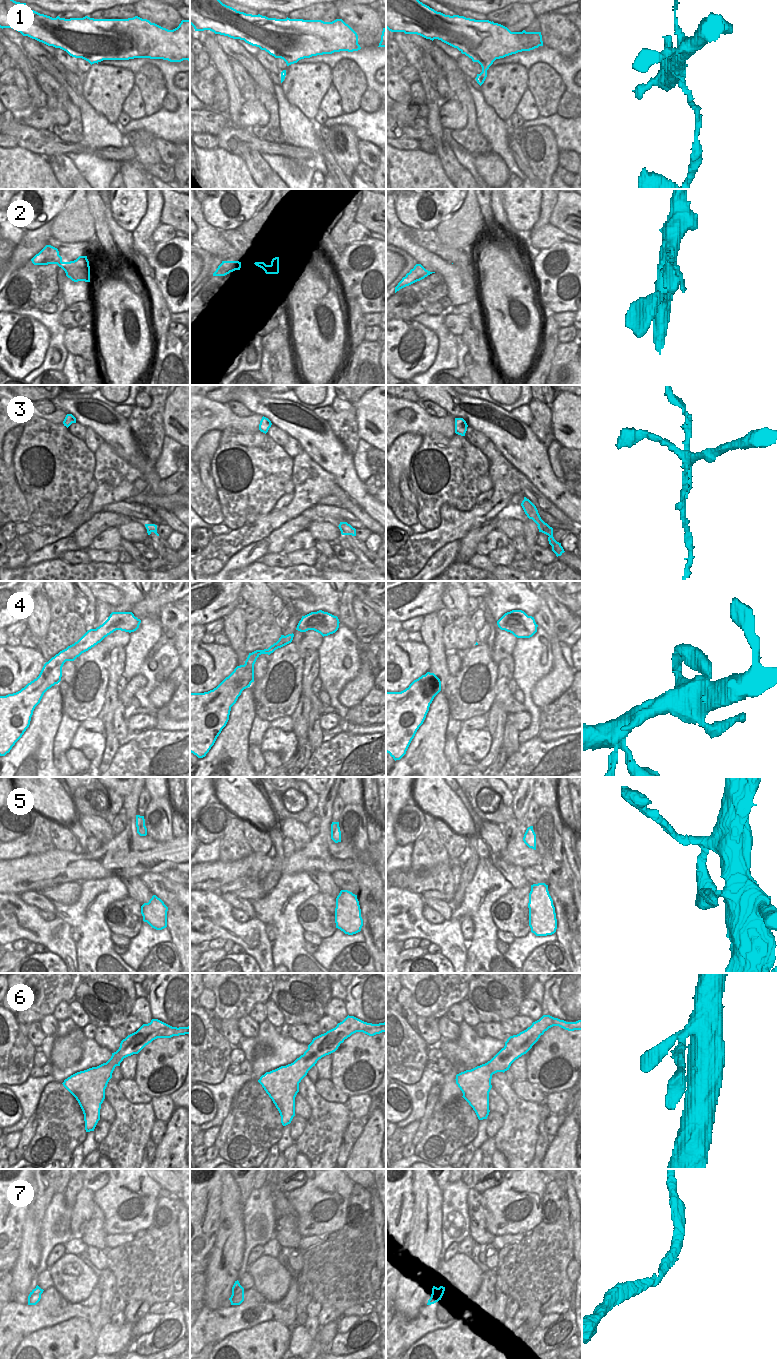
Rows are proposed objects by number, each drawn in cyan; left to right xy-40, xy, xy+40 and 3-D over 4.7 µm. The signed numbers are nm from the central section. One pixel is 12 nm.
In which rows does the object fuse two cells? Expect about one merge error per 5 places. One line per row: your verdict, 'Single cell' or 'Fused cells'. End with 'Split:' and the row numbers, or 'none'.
1: Fused cells
2: Single cell
3: Fused cells
4: Single cell
5: Single cell
6: Single cell
7: Single cell
Split: 1, 3

